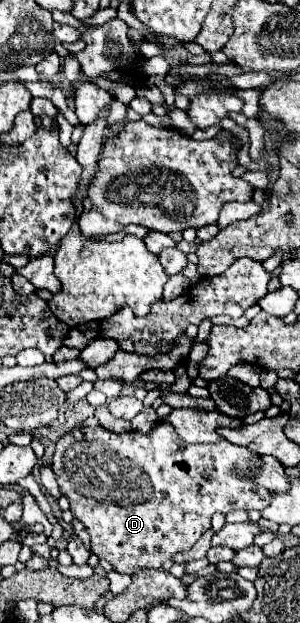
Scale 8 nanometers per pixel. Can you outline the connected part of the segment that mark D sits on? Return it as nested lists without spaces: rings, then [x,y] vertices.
[[[157,424],[149,434],[141,434],[141,432],[115,434],[115,432],[109,432],[101,426],[73,428],[63,438],[57,440],[55,454],[53,454],[53,460],[51,460],[51,468],[57,476],[59,490],[69,500],[69,510],[75,514],[75,518],[85,526],[87,534],[91,536],[91,550],[99,558],[107,560],[113,566],[115,572],[121,572],[121,574],[131,574],[131,572],[135,572],[135,568],[161,568],[163,560],[171,560],[173,554],[189,550],[199,540],[199,536],[205,530],[209,530],[209,520],[215,512],[227,514],[229,510],[235,510],[235,508],[243,508],[243,510],[263,510],[263,508],[267,508],[267,504],[271,502],[271,494],[265,488],[259,488],[257,484],[251,484],[249,474],[247,474],[247,470],[255,468],[255,464],[259,464],[259,456],[255,456],[253,452],[247,452],[247,448],[239,448],[235,444],[229,444],[227,440],[221,440],[221,442],[215,442],[215,444],[187,444],[187,442],[179,440],[179,436],[175,436],[175,430],[167,428],[167,424]]]

